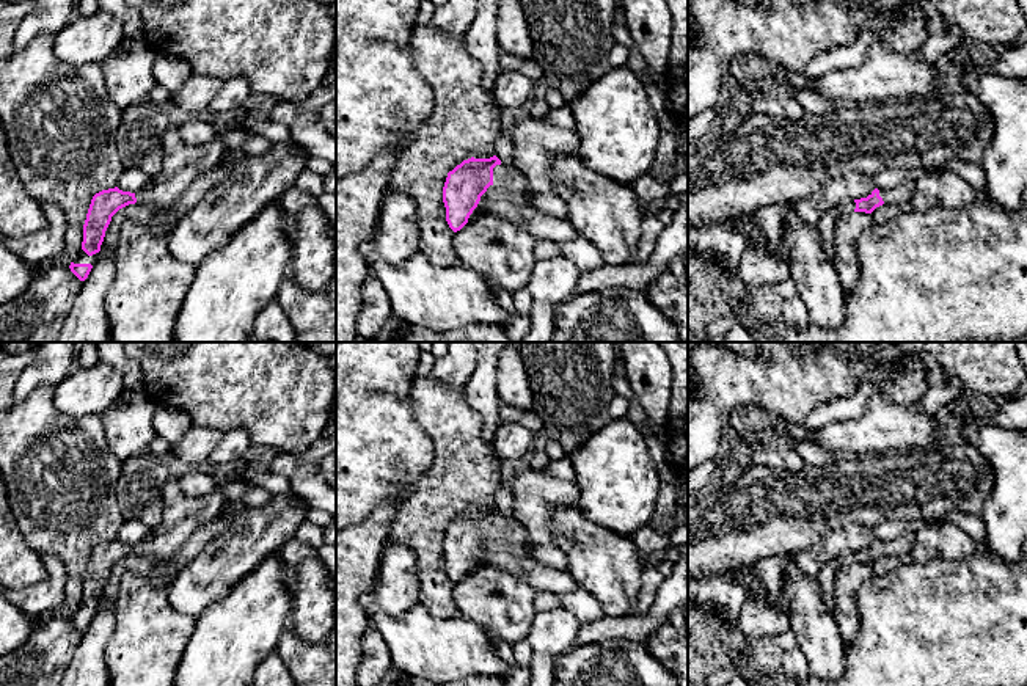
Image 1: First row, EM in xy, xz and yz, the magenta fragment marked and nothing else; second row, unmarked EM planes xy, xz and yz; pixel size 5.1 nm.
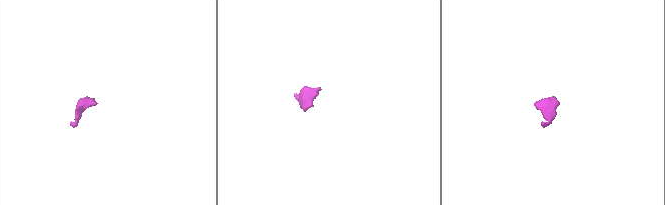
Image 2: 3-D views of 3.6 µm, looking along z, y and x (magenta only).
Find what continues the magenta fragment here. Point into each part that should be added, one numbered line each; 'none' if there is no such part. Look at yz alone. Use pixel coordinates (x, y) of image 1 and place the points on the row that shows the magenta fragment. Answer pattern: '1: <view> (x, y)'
1: yz (903, 192)
2: yz (848, 206)

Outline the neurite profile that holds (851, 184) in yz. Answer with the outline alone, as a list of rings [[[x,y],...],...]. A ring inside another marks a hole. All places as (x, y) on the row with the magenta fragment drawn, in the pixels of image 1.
[[[843,171],[842,176],[831,179],[813,195],[791,201],[790,204],[763,206],[741,217],[736,228],[749,242],[754,237],[754,228],[760,224],[774,254],[788,262],[790,253],[782,240],[782,229],[790,210],[795,210],[804,224],[818,232],[818,223],[828,210],[848,199],[867,198],[875,188],[872,176],[861,171]]]

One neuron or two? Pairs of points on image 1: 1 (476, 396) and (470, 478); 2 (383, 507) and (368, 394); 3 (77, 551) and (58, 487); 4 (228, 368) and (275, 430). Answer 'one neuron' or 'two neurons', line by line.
1: two neurons
2: one neuron
3: one neuron
4: one neuron

